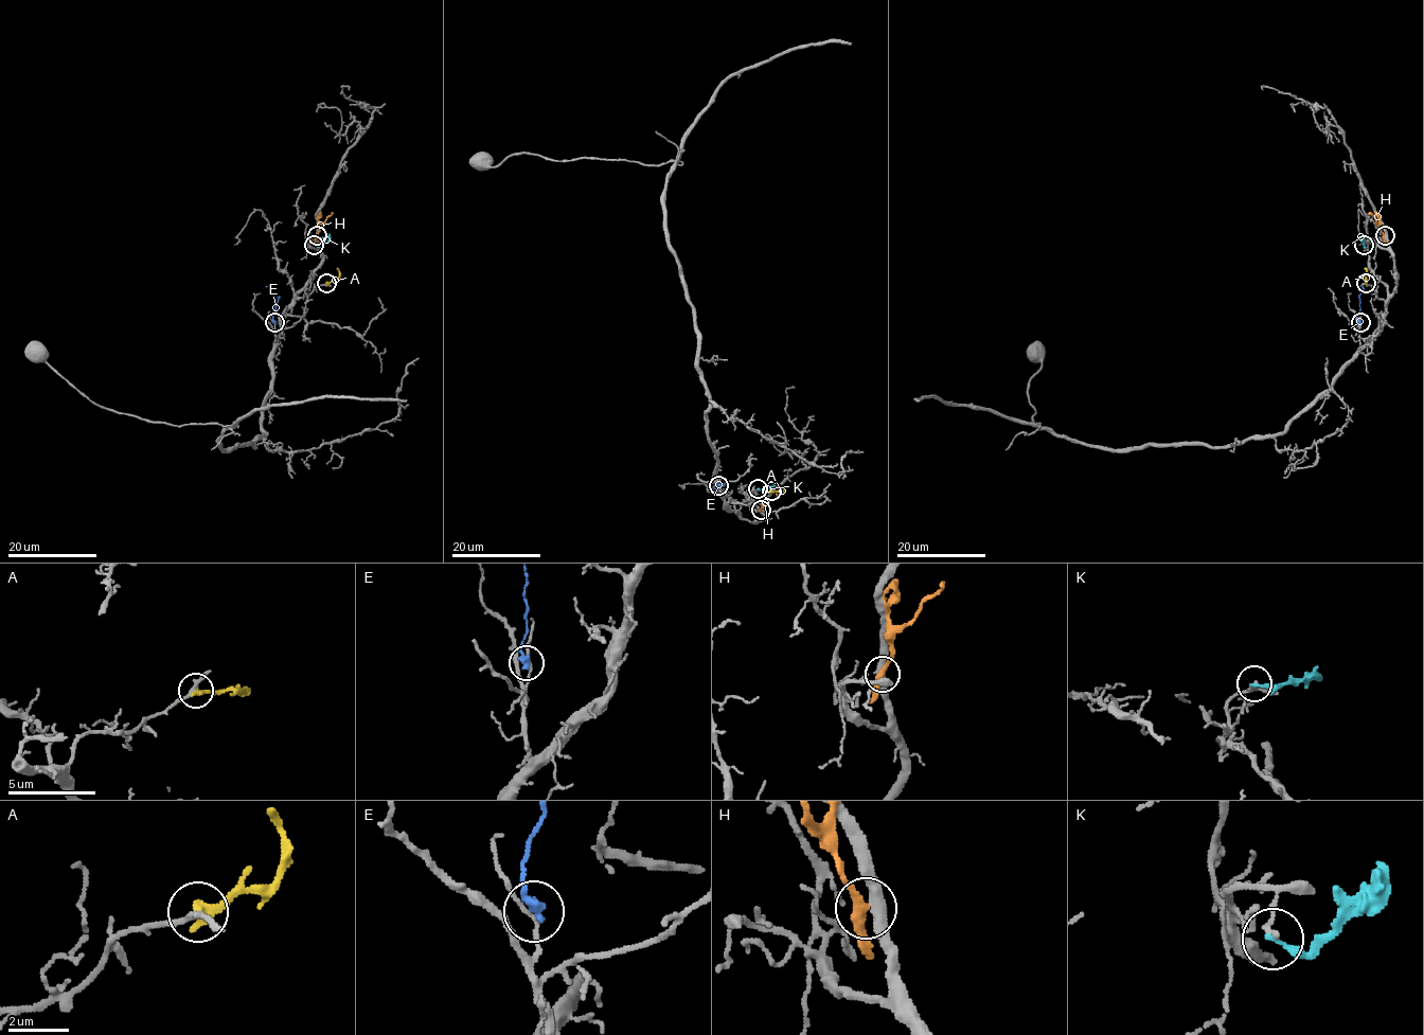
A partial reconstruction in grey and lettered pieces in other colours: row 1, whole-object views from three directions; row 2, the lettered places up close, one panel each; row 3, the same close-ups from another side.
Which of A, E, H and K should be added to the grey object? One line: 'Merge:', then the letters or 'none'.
Merge: none

